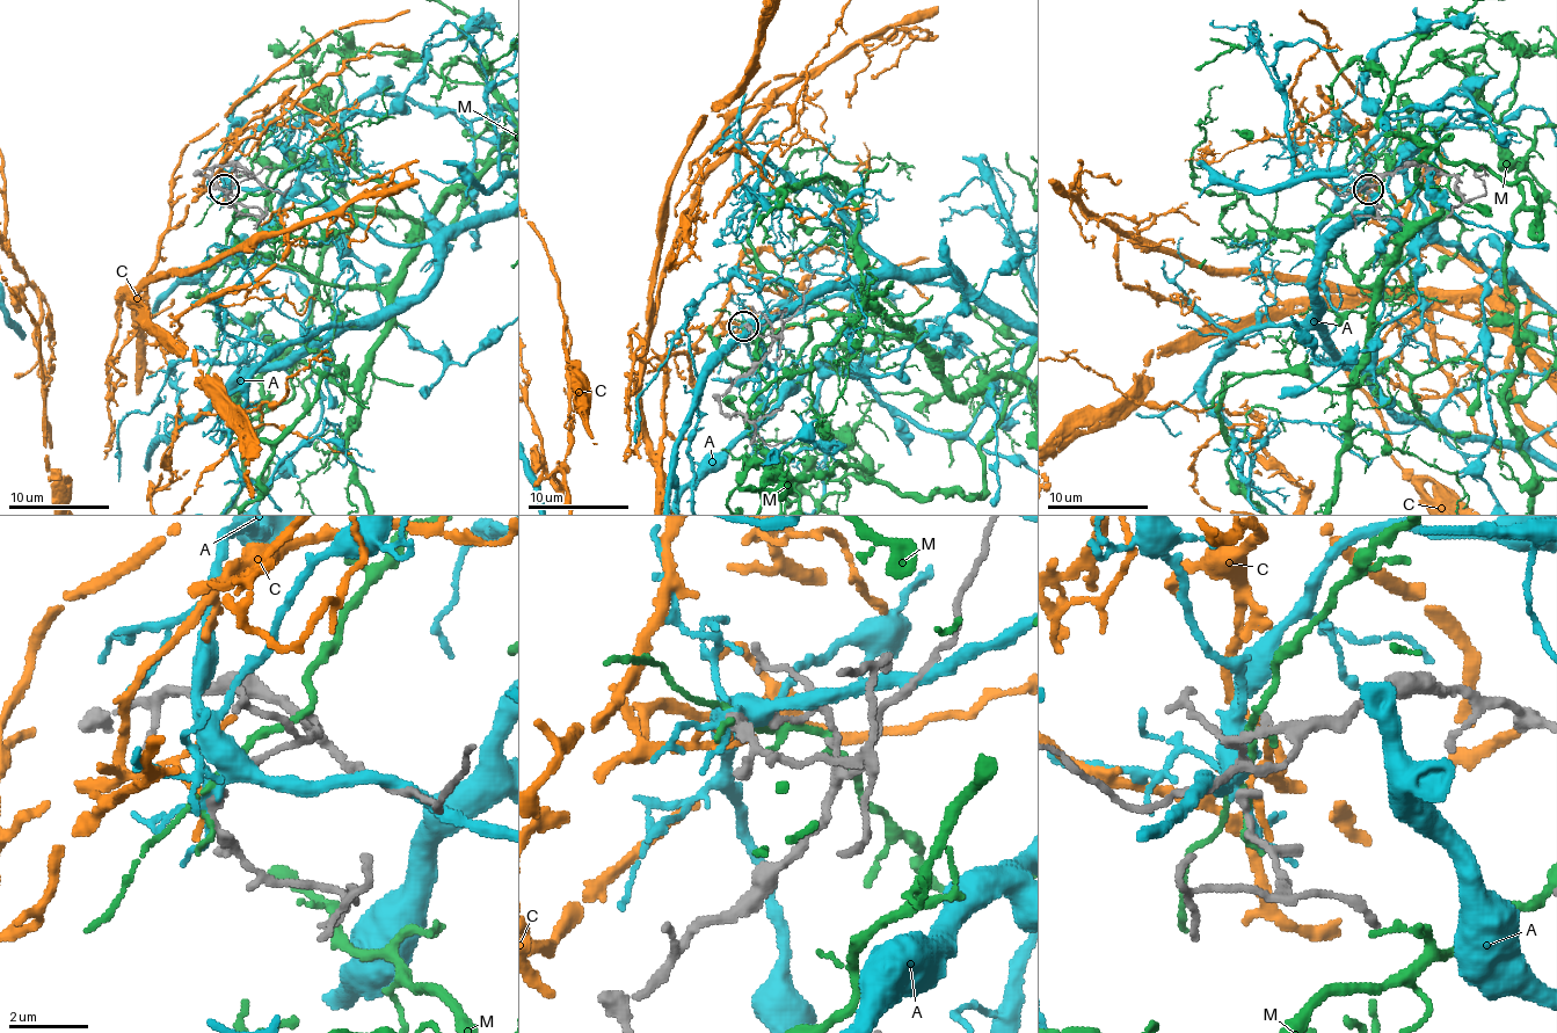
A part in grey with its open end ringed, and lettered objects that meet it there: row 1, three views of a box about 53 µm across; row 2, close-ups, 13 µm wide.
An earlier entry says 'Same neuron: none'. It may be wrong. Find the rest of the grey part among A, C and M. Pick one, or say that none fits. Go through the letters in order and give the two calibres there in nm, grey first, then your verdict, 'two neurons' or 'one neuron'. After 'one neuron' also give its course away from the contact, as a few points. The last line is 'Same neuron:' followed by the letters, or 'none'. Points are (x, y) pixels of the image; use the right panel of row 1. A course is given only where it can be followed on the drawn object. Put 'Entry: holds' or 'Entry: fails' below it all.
A: calibres 200 and 200 nm; two neurons
C: calibres 200 and 200 nm; one neuron
M: calibres 200 and 130 nm; two neurons
Same neuron: C
Entry: fails

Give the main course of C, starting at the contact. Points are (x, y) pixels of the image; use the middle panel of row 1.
C: (743, 327), (718, 319), (668, 359), (655, 455), (640, 366), (672, 168), (748, 78)

